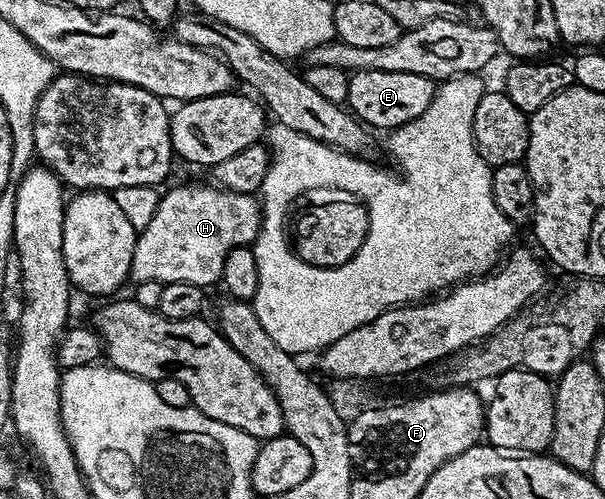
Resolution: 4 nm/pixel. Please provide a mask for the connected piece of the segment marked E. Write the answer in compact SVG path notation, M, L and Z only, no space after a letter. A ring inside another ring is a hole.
M364 70L350 76L346 104L363 124L371 129L397 130L408 122L420 118L424 110L434 101L435 81L424 78L424 74L396 74L393 70Z

